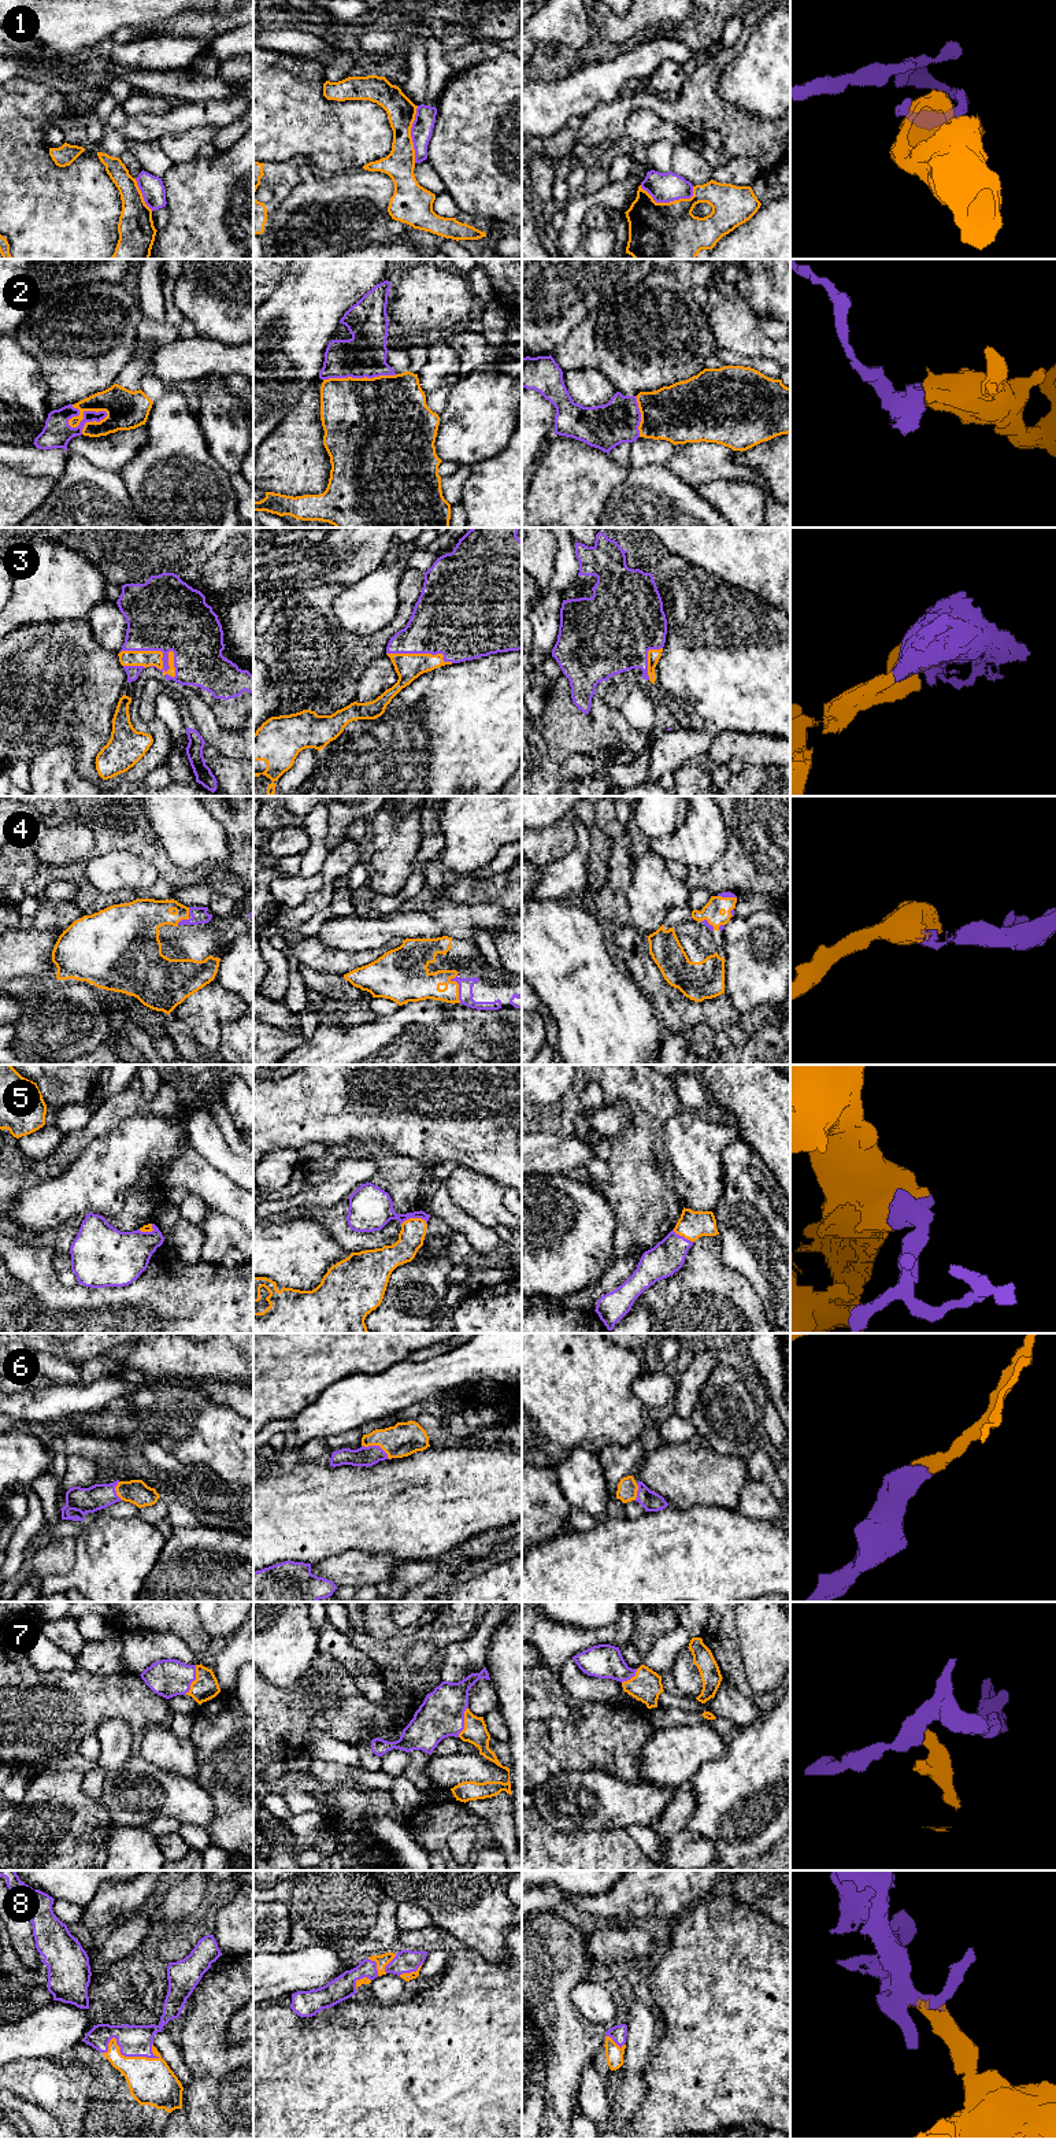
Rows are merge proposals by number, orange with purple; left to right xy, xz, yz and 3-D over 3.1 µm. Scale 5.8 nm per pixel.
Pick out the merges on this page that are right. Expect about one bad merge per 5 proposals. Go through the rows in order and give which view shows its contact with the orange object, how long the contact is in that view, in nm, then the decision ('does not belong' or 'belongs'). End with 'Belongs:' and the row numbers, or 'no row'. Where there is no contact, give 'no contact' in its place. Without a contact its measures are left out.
1: yz | 320 nm | does not belong
2: xy | 240 nm | belongs
3: xy | 360 nm | belongs
4: xz | 170 nm | belongs
5: xz | 150 nm | belongs
6: xz | 190 nm | belongs
7: xy | 180 nm | belongs
8: xy | 340 nm | belongs
Belongs: 2, 3, 4, 5, 6, 7, 8

